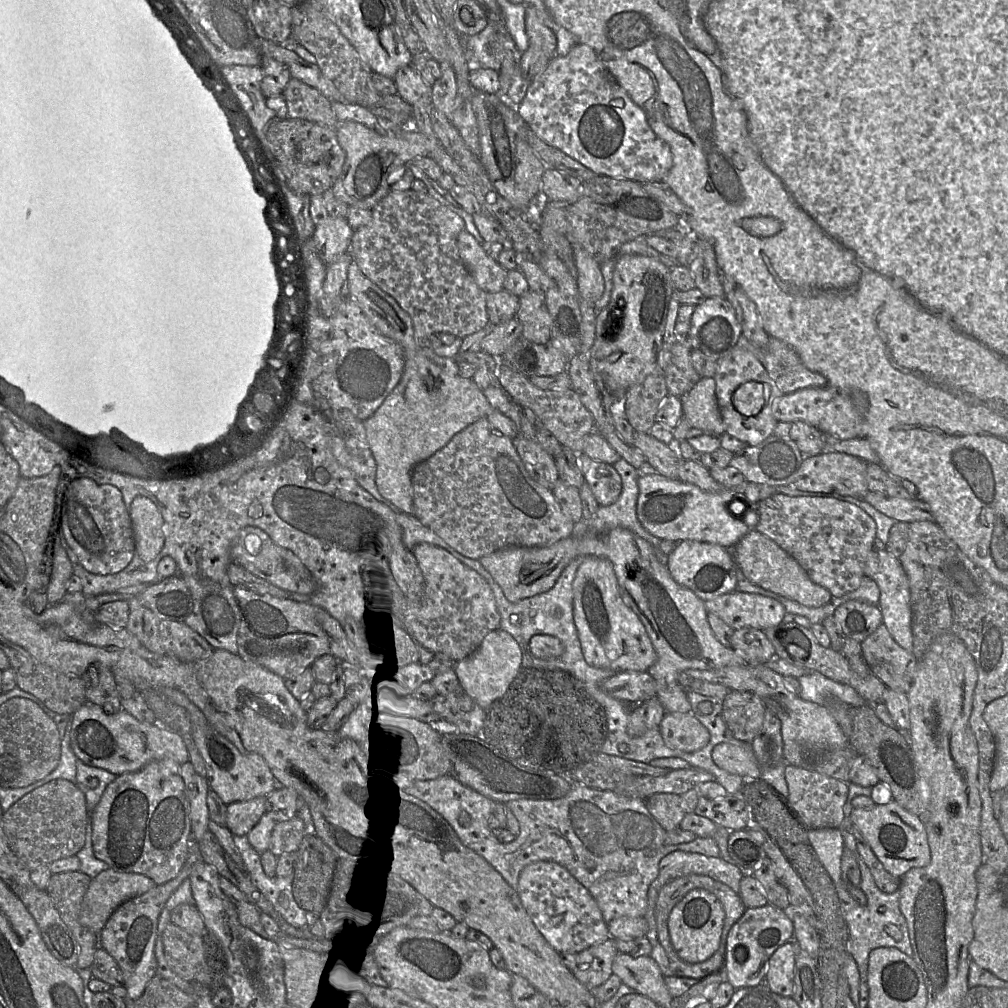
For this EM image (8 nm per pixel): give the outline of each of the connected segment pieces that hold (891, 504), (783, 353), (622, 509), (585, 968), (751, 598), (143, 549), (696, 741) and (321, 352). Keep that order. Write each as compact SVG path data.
M869 491L863 497L863 500L896 522L934 522L929 505L917 498L885 497L881 493Z
M769 338L765 348L756 348L754 355L765 367L783 395L809 387L824 387L827 379L808 370L798 354L784 342Z
M620 458L617 462L615 462L613 464L613 467L620 475L622 482L622 491L618 500L614 504L609 506L599 506L597 512L592 518L588 520L581 519L579 522L577 522L574 526L571 536L573 537L593 536L614 528L618 527L625 528L634 532L642 539L649 542L654 548L655 555L658 561L664 565L667 565L668 555L662 553L659 548L662 540L650 534L641 525L637 517L637 500L639 496L638 478L640 476L639 471L623 458Z
M612 937L577 953L574 976L586 988L593 990L613 974L612 965L617 953Z
M738 591L706 601L705 608L735 630L751 627L764 631L782 623L786 614L783 604L774 598Z
M136 497L129 506L136 552L144 562L154 560L165 544L164 519L150 499Z
M691 712L666 713L659 729L666 746L681 752L696 752L710 741L709 730Z
M311 238L302 242L302 256L305 257L309 277L307 351L294 400L312 407L332 424L330 448L335 459L350 469L358 484L377 501L399 513L397 507L383 498L377 489L377 464L367 441L365 421L400 382L405 364L403 348L380 334L351 298L346 298L332 317L324 317L319 300L328 266L319 256Z

